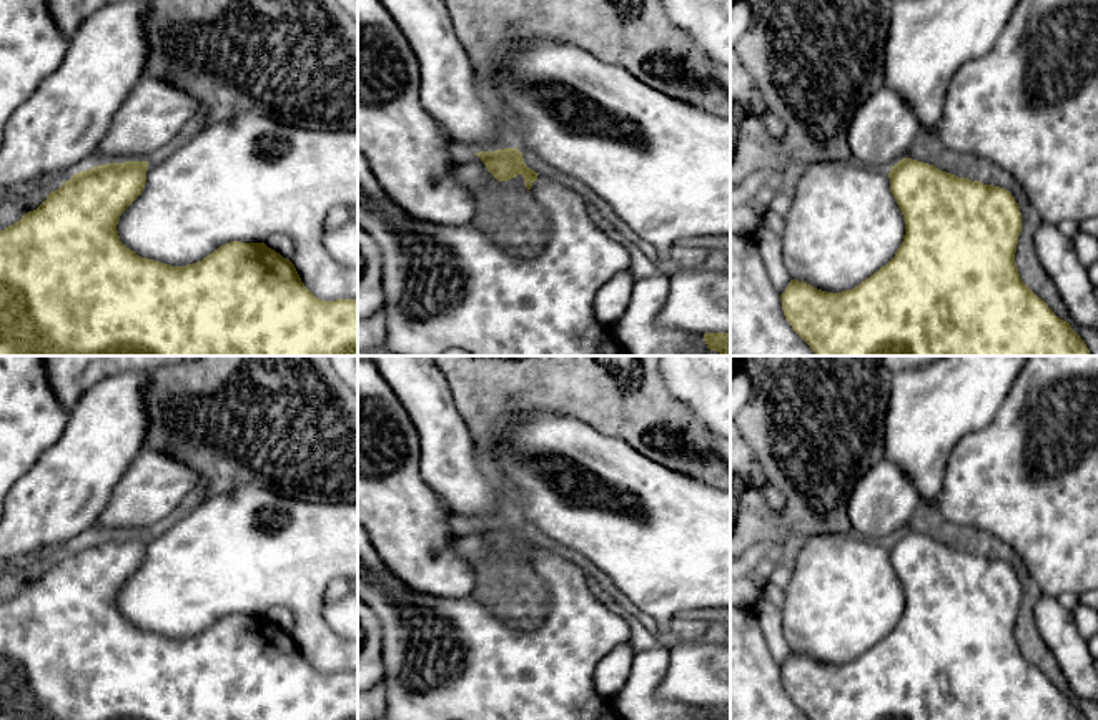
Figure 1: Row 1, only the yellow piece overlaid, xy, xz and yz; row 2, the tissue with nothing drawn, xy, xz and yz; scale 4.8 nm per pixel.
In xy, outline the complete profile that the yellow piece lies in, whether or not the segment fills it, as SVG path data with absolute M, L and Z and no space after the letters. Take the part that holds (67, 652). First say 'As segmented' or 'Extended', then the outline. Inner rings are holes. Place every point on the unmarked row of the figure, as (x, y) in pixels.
Extended. M141 449L100 514L93 540L73 547L37 582L0 604L0 720L358 720L358 672L316 670L294 637L265 615L231 614L186 639L141 630L121 615L116 597L141 567L148 534L198 482L190 466Z

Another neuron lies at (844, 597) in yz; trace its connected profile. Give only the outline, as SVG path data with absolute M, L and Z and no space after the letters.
M853 534L812 535L790 545L790 584L782 605L782 632L790 652L842 665L885 639L905 607L903 587L890 564L890 550Z

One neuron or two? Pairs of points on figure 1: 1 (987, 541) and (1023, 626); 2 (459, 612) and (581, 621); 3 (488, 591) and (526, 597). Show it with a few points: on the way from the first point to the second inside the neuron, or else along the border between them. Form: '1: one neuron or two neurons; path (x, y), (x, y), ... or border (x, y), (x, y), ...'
1: one neuron; path (1010, 557), (1025, 577), (1027, 602)
2: one neuron; path (489, 642), (551, 642)
3: one neuron; path (498, 591), (516, 594)

